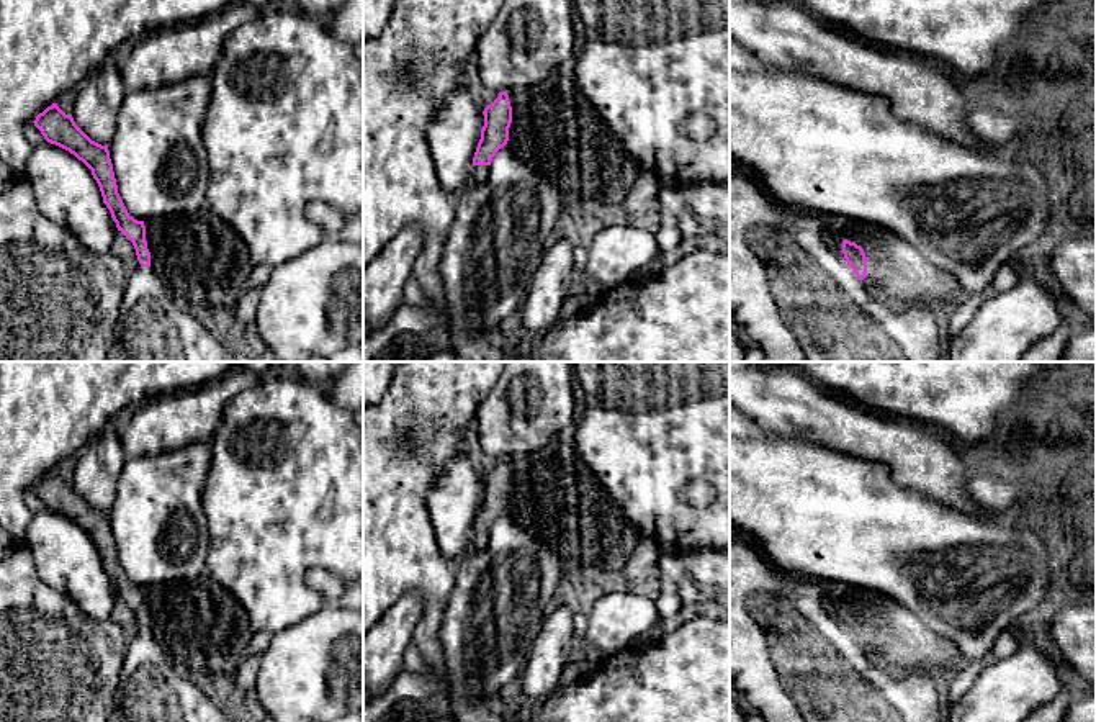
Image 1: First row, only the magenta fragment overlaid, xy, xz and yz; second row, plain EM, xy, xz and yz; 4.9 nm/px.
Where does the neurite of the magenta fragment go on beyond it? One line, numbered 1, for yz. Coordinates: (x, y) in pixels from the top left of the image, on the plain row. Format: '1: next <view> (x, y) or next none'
1: next yz (898, 639)

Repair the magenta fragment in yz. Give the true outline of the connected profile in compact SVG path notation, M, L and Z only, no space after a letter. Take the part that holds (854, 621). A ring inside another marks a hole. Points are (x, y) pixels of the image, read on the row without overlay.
M824 581L823 599L857 645L895 675L959 671L959 648L936 634L914 612L867 589Z

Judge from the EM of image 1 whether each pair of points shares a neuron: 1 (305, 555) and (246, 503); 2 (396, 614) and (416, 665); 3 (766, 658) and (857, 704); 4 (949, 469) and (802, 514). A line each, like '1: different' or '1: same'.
1: same
2: different
3: same
4: different

